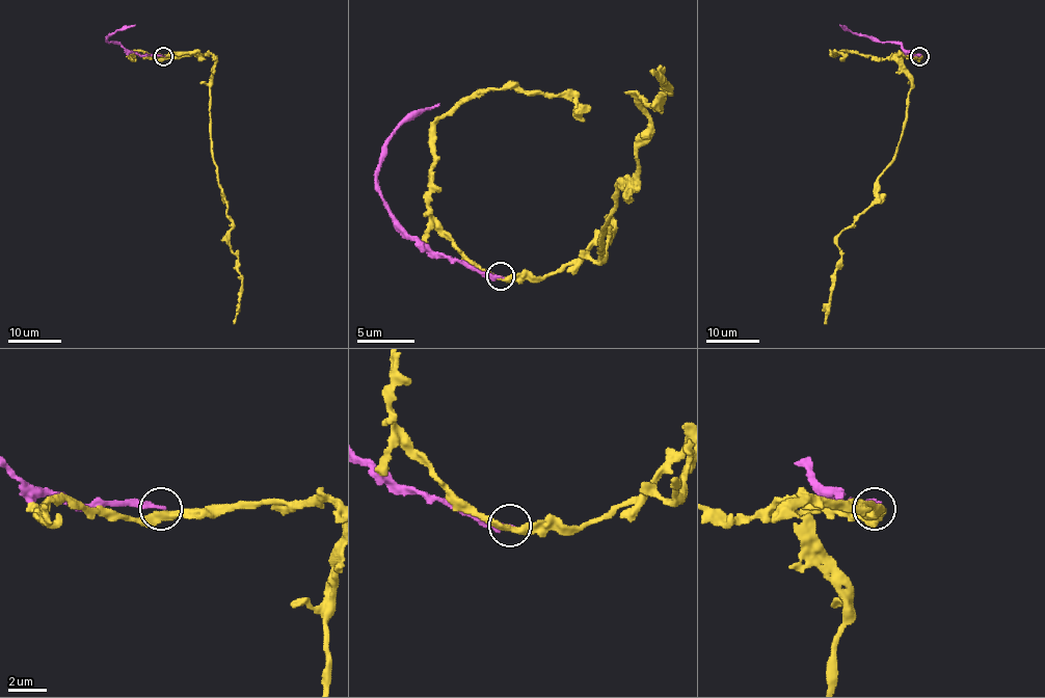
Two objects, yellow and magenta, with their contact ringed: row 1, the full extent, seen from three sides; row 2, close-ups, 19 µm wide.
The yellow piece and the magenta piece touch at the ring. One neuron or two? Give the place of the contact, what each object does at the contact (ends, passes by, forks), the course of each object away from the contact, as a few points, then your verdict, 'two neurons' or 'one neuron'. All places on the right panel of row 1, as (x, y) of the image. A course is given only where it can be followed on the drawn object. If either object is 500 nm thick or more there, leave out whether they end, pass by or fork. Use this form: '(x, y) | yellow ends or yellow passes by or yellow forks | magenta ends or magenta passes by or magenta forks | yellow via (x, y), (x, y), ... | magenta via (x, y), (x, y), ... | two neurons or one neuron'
(919, 56) | yellow passes by | magenta ends | yellow via (919, 57), (896, 57), (911, 82), (903, 133), (873, 202), (837, 238), (841, 267), (833, 276), (824, 323) | magenta via (919, 56), (907, 52), (900, 44), (868, 38), (839, 24) | two neurons

